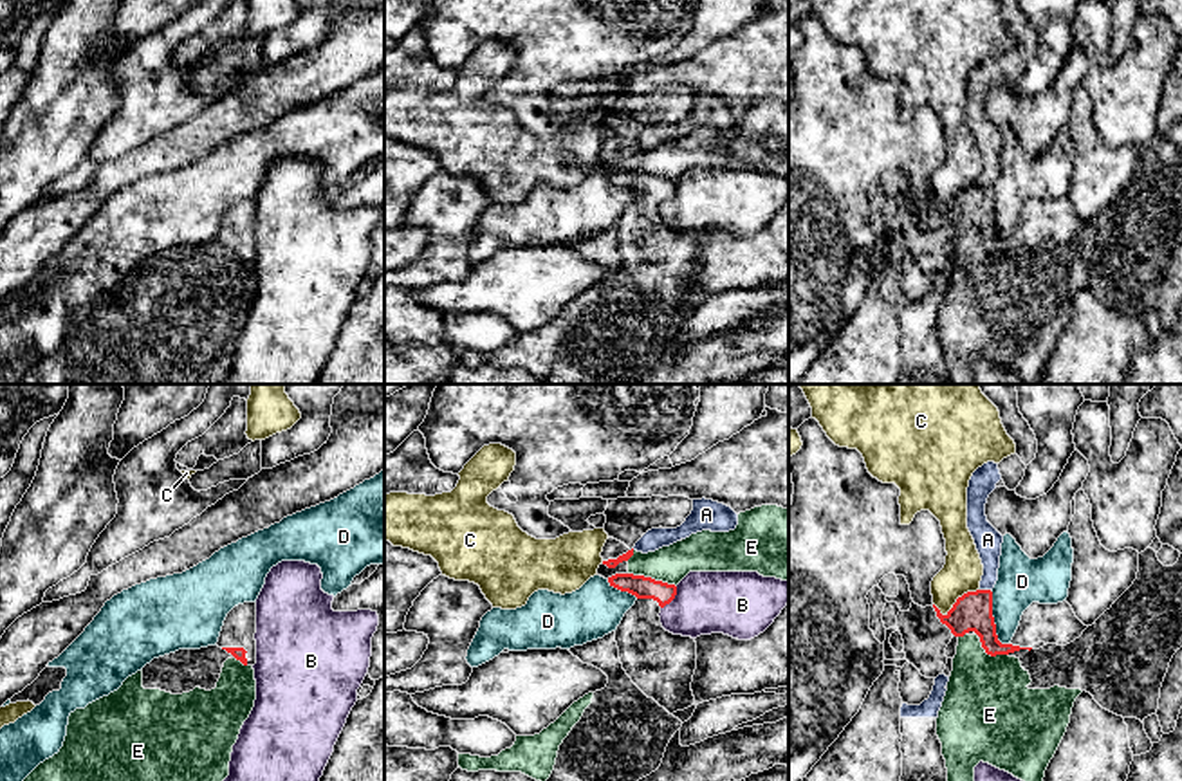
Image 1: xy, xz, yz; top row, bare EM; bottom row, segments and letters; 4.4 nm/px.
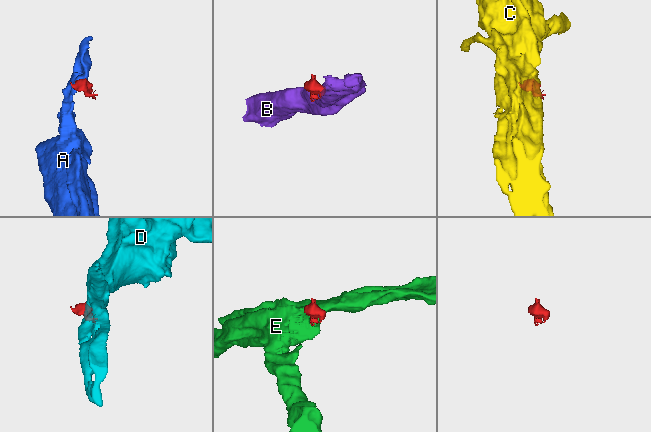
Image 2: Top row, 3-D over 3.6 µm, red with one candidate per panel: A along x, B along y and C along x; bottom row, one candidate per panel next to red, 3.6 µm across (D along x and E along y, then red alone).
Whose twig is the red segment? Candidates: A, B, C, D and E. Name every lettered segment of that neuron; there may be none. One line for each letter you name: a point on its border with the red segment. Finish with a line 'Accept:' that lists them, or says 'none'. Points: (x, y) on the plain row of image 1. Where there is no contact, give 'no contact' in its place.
Accept: none

